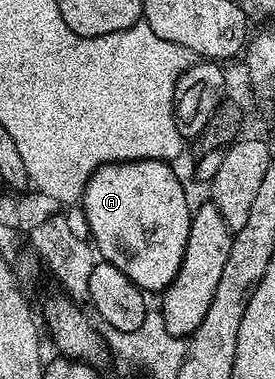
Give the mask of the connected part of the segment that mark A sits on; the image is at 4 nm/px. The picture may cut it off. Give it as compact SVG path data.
M123 160L121 164L105 164L97 168L86 184L80 207L87 216L89 239L97 255L105 263L116 266L132 282L147 294L165 293L178 279L178 271L184 262L184 250L188 246L188 234L192 223L192 204L186 201L186 192L165 160Z

